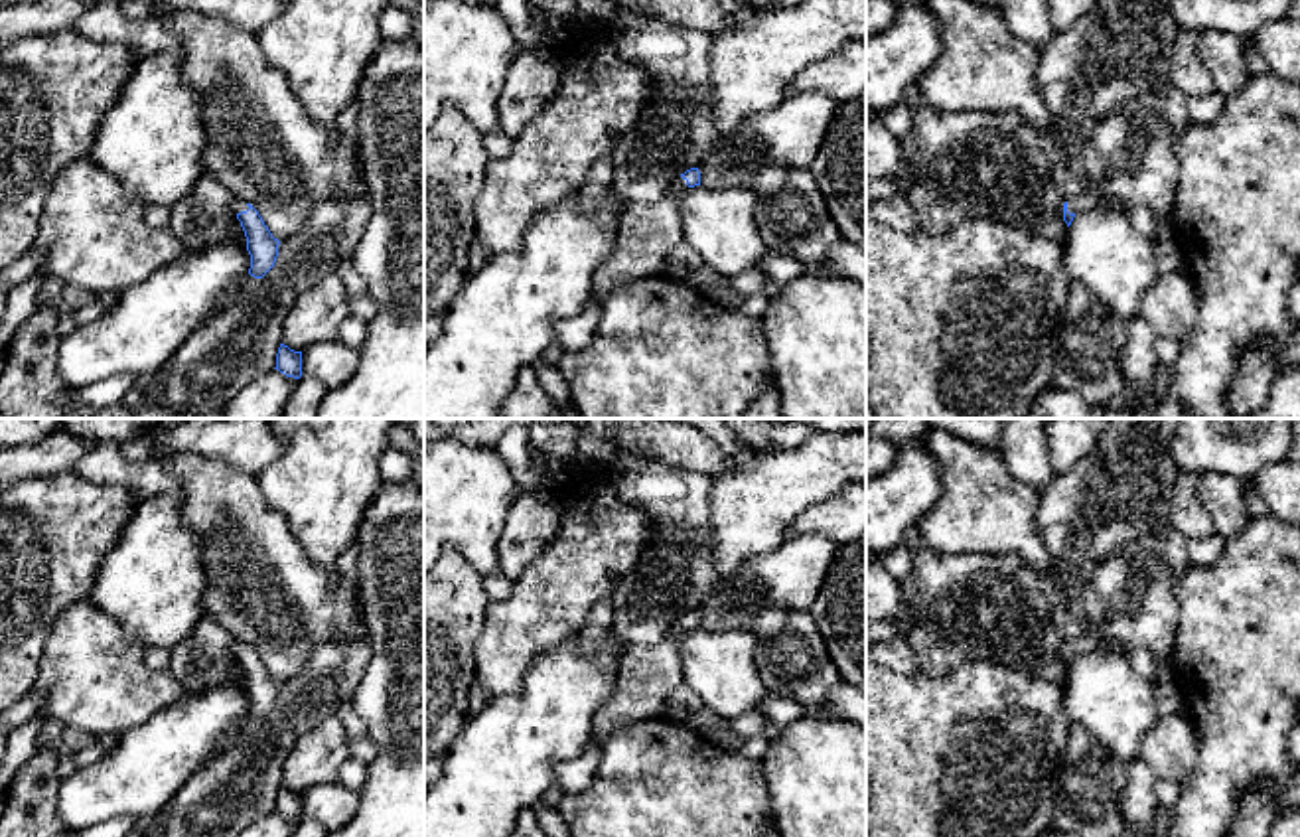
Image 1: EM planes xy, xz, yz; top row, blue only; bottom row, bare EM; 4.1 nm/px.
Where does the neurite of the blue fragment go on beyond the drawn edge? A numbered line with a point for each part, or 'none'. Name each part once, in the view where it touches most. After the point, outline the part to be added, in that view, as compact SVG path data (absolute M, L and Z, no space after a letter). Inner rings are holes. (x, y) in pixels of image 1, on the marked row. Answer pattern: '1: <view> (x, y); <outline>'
1: yz (1093, 198); M1091 190L1087 193L1083 193L1081 197L1069 199L1067 201L1067 211L1069 213L1081 213L1093 207L1099 207L1101 203L1105 203L1111 195L1099 191L1099 190Z

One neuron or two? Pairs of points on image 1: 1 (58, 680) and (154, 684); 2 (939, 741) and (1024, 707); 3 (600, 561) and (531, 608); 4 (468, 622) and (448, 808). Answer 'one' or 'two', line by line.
1: one
2: one
3: one
4: two

